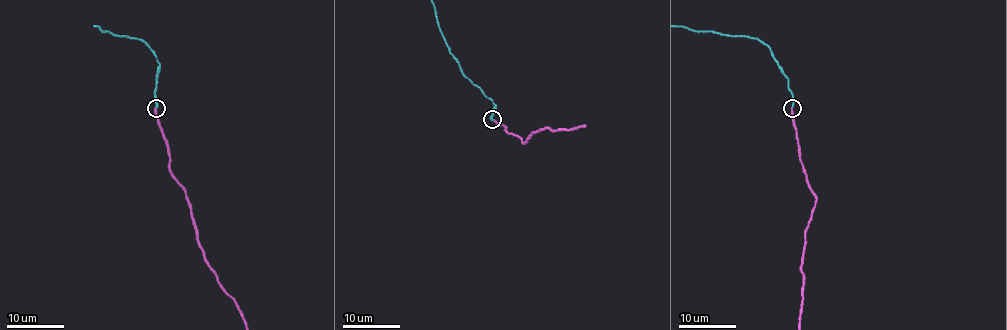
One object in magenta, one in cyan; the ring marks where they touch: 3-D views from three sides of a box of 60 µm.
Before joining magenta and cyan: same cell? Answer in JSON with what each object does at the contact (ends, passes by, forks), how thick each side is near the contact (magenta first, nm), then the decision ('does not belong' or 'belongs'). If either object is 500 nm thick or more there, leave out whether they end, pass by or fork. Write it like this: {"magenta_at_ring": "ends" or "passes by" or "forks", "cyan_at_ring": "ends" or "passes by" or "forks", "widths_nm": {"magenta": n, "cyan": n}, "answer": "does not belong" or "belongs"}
{"magenta_at_ring": "ends", "cyan_at_ring": "ends", "widths_nm": {"magenta": 280, "cyan": 220}, "answer": "does not belong"}

